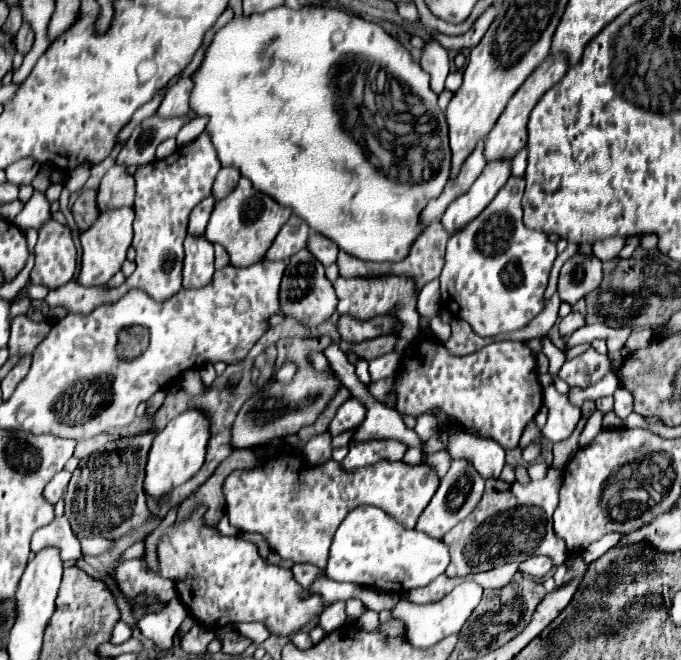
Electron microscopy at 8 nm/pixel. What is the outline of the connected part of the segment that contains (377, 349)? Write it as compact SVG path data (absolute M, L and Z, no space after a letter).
M387 334L387 336L379 336L379 338L373 338L373 340L359 342L359 344L343 342L341 348L343 348L343 352L353 350L361 358L379 358L379 356L383 356L387 352L393 352L395 344L397 344L397 336L395 334Z

